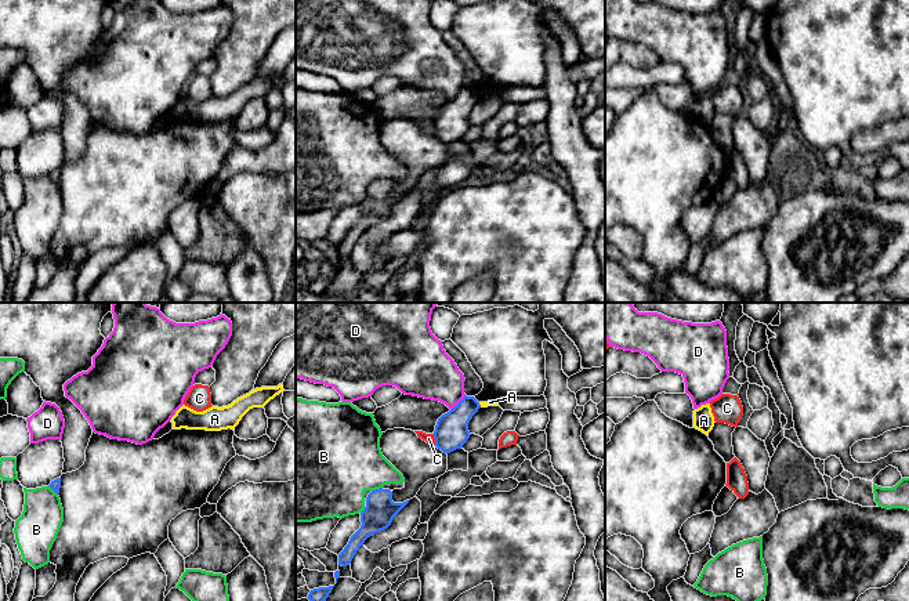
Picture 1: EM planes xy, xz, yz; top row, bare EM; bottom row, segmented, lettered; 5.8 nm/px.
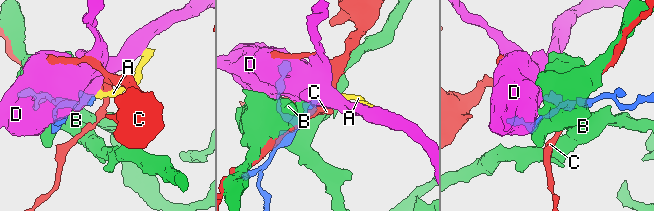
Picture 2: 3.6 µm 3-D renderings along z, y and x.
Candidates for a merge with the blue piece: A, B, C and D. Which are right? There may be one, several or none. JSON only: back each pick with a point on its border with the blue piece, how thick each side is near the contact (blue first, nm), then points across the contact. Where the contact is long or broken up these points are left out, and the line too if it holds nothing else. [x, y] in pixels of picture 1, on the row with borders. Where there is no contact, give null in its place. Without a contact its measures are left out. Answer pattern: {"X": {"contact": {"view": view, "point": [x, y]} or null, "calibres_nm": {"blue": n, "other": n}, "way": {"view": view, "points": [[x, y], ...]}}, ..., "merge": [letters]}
{"merge": []}

